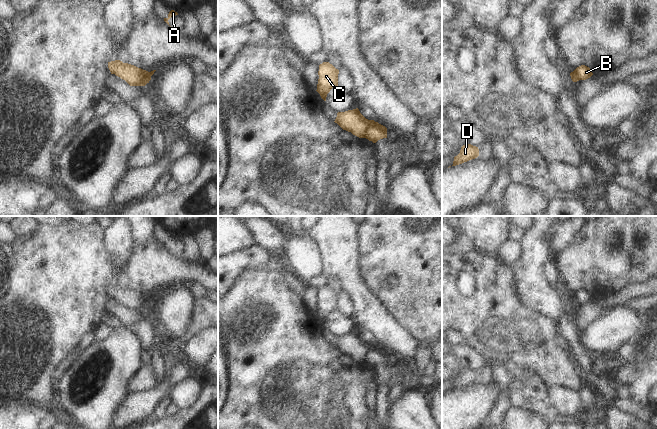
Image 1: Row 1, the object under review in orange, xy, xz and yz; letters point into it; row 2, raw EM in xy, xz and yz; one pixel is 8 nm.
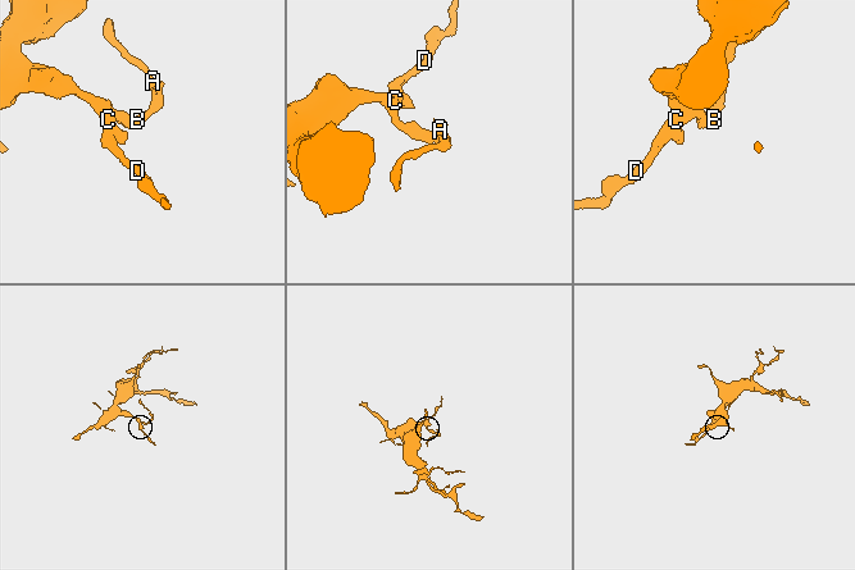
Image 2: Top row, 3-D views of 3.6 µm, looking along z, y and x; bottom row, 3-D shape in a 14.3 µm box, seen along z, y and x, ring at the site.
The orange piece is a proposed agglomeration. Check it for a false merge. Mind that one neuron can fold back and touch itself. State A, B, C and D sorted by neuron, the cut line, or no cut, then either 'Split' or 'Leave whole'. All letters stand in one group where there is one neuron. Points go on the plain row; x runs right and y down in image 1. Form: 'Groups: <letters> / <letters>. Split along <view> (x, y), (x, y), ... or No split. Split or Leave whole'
Groups: A B / C D. Split along xz (374, 345), (366, 355), (365, 361). Split.

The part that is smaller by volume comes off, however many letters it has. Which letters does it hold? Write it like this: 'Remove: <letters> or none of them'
Remove: A, B

